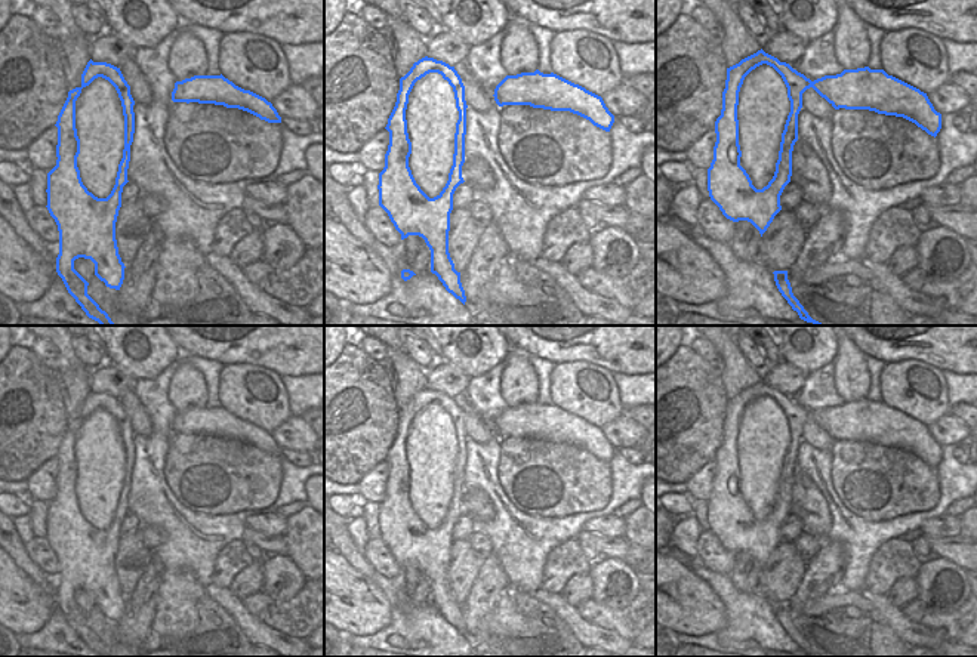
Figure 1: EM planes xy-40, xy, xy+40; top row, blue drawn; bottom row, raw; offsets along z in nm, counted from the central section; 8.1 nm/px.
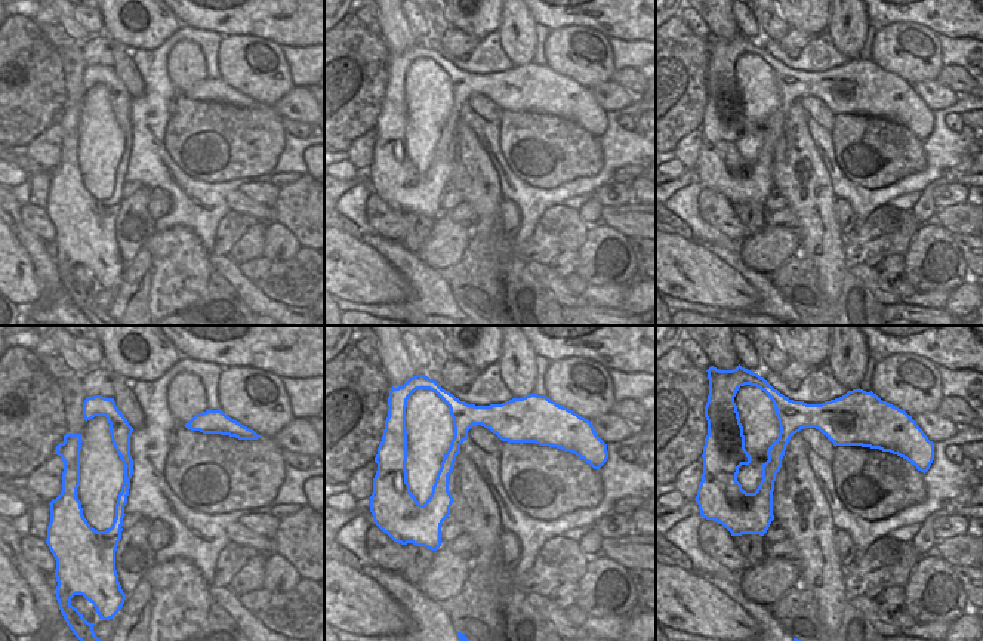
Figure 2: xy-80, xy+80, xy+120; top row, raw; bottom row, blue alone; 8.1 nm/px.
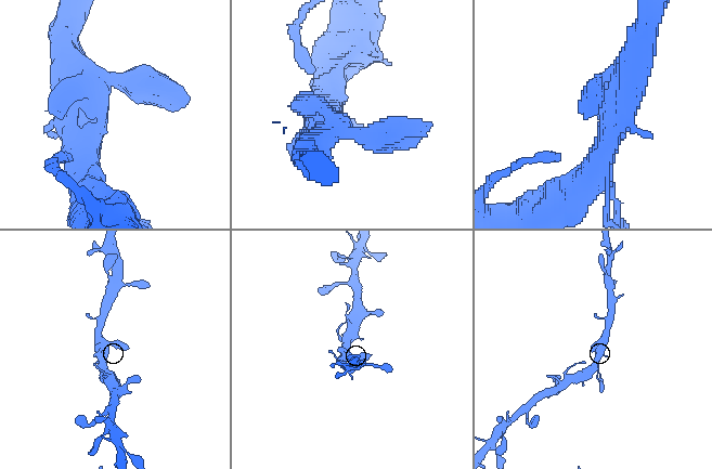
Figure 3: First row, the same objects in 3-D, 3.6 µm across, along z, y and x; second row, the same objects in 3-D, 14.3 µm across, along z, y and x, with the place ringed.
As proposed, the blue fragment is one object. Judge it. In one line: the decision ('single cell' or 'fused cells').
single cell

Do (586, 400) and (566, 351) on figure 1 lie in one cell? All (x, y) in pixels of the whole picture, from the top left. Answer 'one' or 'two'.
two

